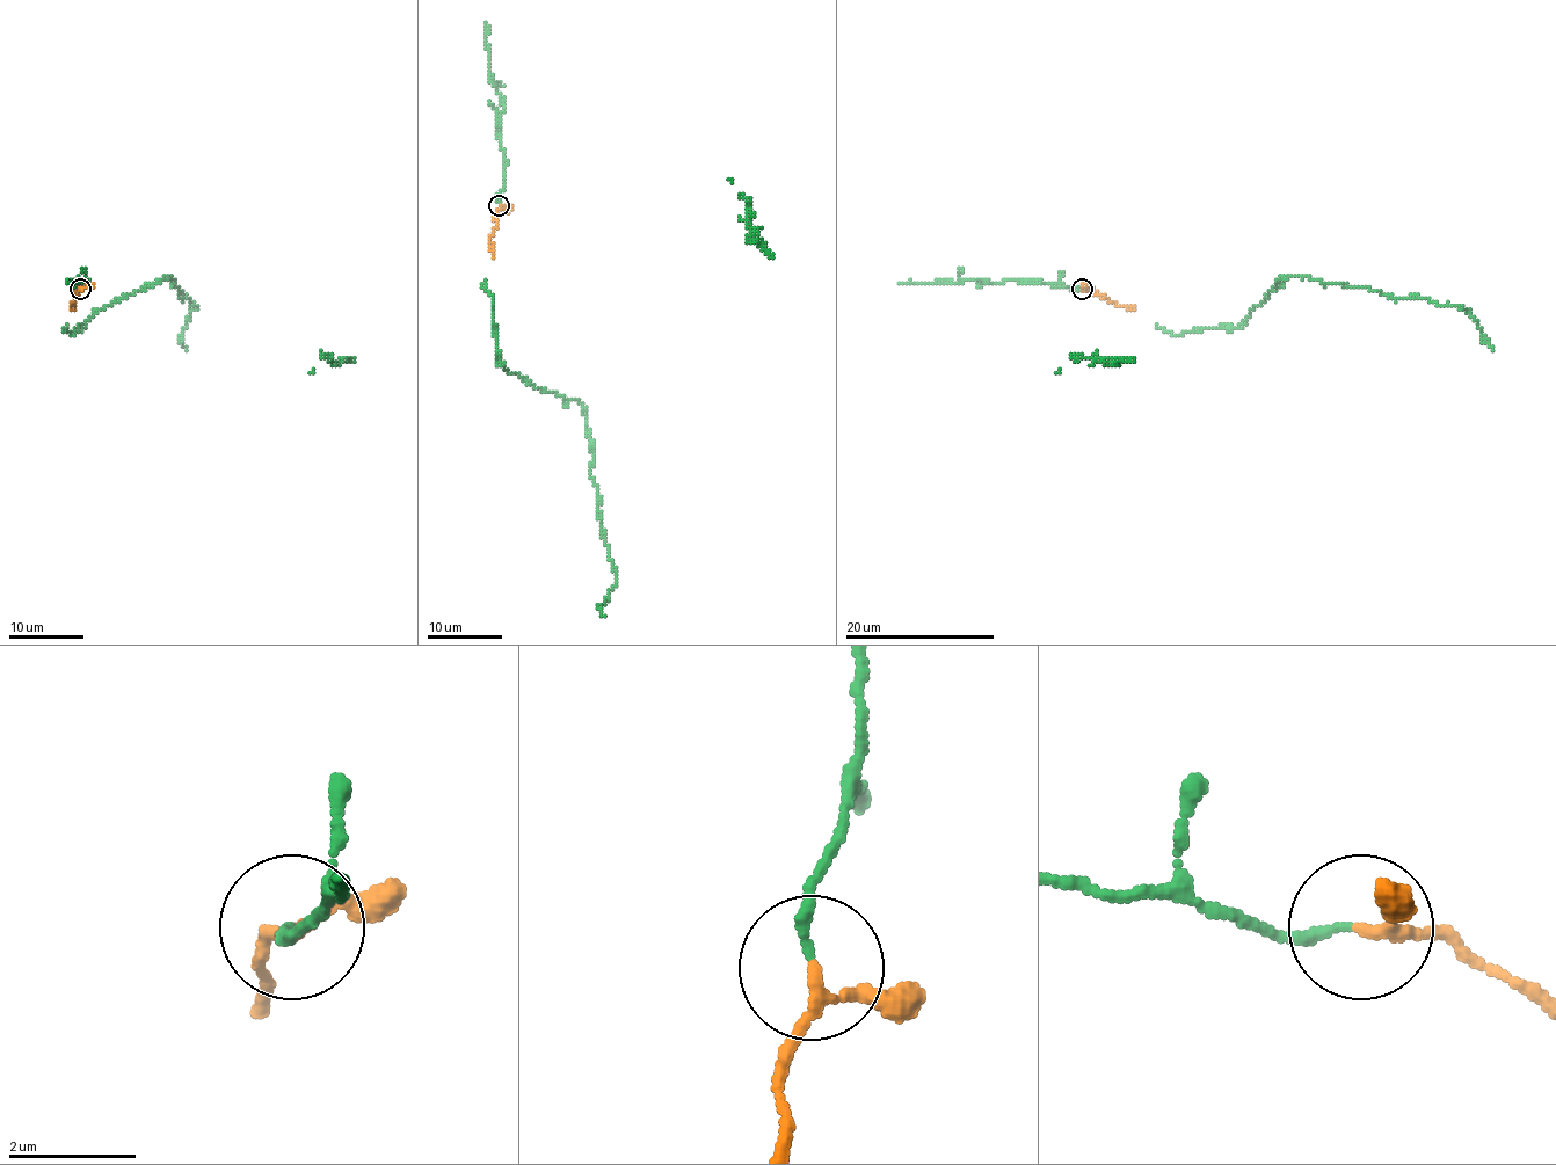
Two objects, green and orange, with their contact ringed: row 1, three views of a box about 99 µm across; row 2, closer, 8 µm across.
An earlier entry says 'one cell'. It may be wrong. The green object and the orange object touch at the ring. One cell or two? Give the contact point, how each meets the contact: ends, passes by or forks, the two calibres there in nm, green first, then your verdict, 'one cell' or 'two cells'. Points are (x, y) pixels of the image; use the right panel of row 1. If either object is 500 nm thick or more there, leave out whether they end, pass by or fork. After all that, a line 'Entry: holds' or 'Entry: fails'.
place (1082, 289); green ends; orange passes by; calibres 150 and 170 nm; one cell
Entry: holds

